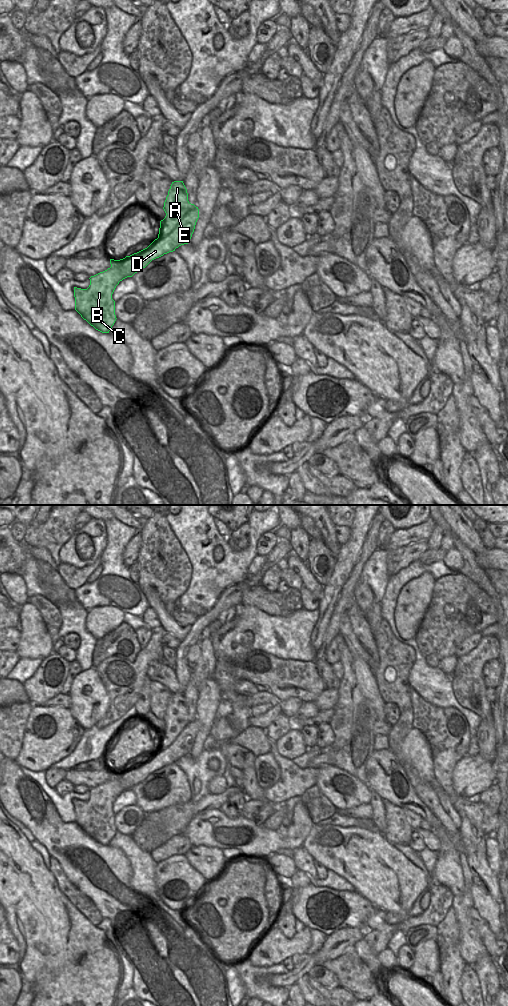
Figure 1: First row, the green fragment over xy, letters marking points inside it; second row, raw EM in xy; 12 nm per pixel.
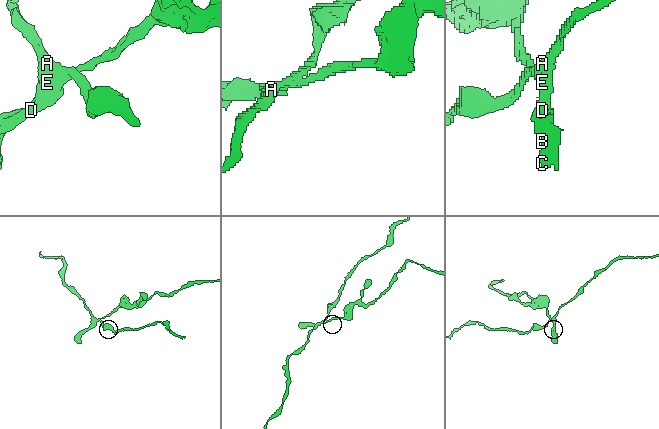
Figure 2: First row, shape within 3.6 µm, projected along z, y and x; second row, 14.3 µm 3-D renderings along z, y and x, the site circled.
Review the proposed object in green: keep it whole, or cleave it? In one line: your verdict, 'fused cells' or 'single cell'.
fused cells

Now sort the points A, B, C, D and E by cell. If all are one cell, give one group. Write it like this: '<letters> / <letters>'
A B C E / D

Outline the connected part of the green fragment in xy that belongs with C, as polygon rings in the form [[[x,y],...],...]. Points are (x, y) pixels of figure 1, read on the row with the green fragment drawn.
[[[127,258],[110,259],[111,267],[91,276],[87,289],[74,287],[75,310],[91,326],[102,333],[109,333],[116,321],[115,301],[112,294],[123,276],[122,268]]]

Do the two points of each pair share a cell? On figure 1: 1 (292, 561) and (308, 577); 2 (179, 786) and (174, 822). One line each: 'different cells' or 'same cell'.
1: same cell
2: different cells

